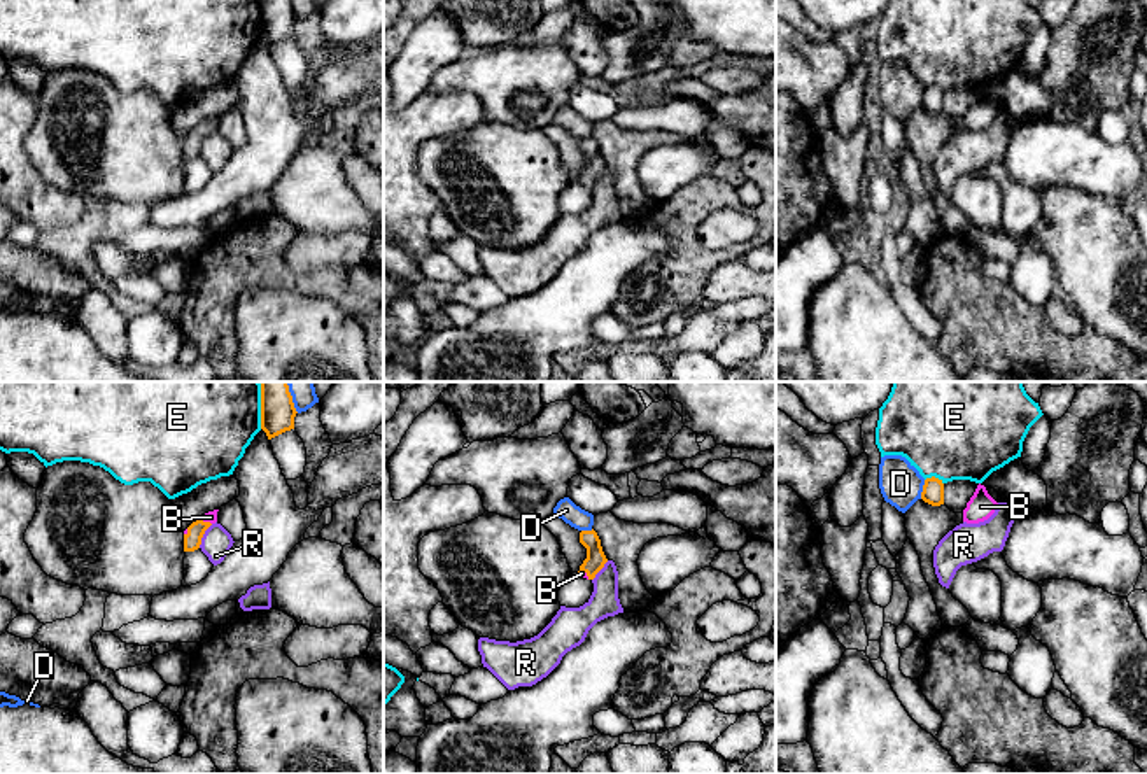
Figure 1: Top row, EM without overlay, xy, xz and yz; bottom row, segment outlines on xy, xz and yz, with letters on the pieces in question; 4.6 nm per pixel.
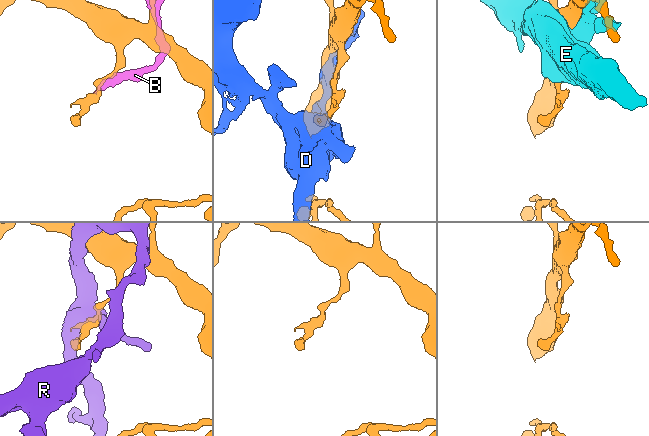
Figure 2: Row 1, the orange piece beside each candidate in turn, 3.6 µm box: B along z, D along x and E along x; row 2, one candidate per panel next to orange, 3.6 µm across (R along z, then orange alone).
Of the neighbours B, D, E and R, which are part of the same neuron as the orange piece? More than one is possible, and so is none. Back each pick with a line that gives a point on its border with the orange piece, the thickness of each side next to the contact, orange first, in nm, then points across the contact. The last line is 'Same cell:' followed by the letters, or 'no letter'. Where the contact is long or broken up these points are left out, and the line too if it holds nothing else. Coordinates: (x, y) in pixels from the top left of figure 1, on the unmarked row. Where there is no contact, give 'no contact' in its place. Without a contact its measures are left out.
B: meets orange in xz at (584, 179); 90 nm thick on the orange side, 20 nm on the other; runs through xz (596, 167), (584, 179), (582, 181)
Same cell: B

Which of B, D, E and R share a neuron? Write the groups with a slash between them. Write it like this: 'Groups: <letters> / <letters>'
Groups: B / D / E / R

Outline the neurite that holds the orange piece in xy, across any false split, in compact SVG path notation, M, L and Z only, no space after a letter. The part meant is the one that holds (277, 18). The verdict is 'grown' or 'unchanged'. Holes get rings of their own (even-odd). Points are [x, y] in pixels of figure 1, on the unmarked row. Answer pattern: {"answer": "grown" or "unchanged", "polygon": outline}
{"answer": "unchanged", "polygon": "M261 0L261 37L268 47L294 37L296 21L291 0Z"}

